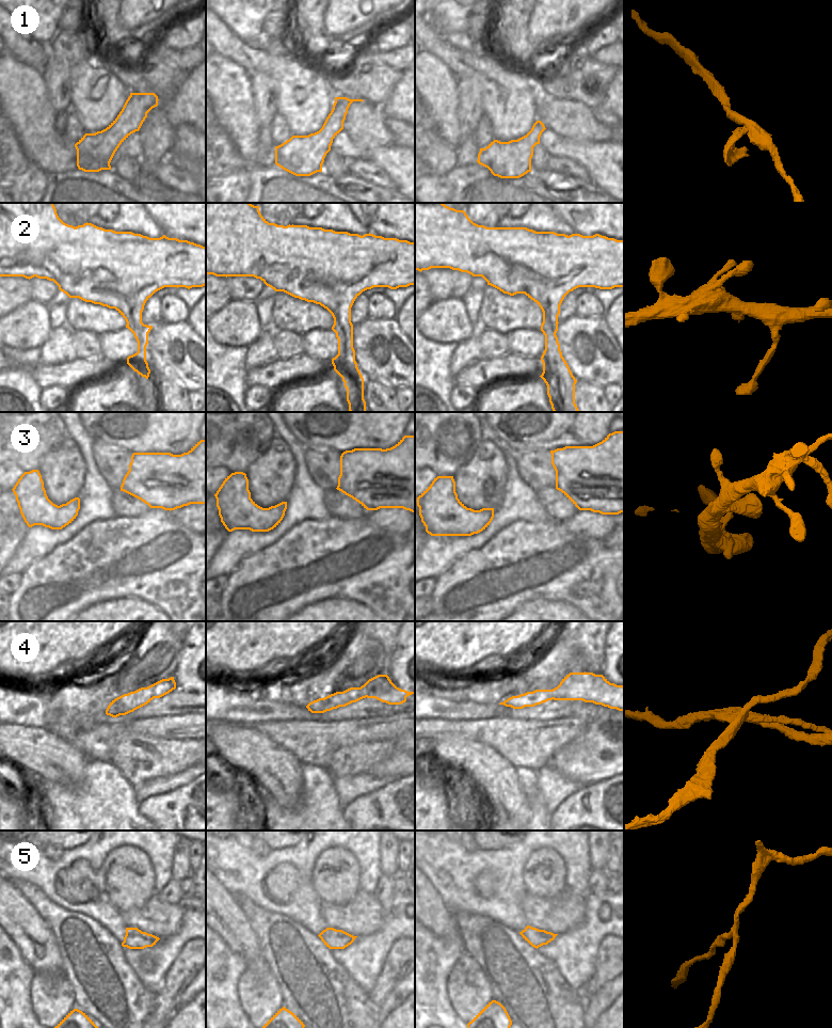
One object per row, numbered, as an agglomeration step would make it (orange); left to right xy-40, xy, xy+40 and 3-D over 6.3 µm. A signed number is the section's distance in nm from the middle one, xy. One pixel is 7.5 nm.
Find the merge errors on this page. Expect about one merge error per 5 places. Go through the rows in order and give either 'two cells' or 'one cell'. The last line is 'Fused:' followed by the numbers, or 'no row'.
1: one cell
2: one cell
3: one cell
4: two cells
5: two cells
Fused: 4, 5

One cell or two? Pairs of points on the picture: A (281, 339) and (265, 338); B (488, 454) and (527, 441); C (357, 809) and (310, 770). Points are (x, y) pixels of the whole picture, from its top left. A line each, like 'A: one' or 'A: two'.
A: two
B: two
C: two

